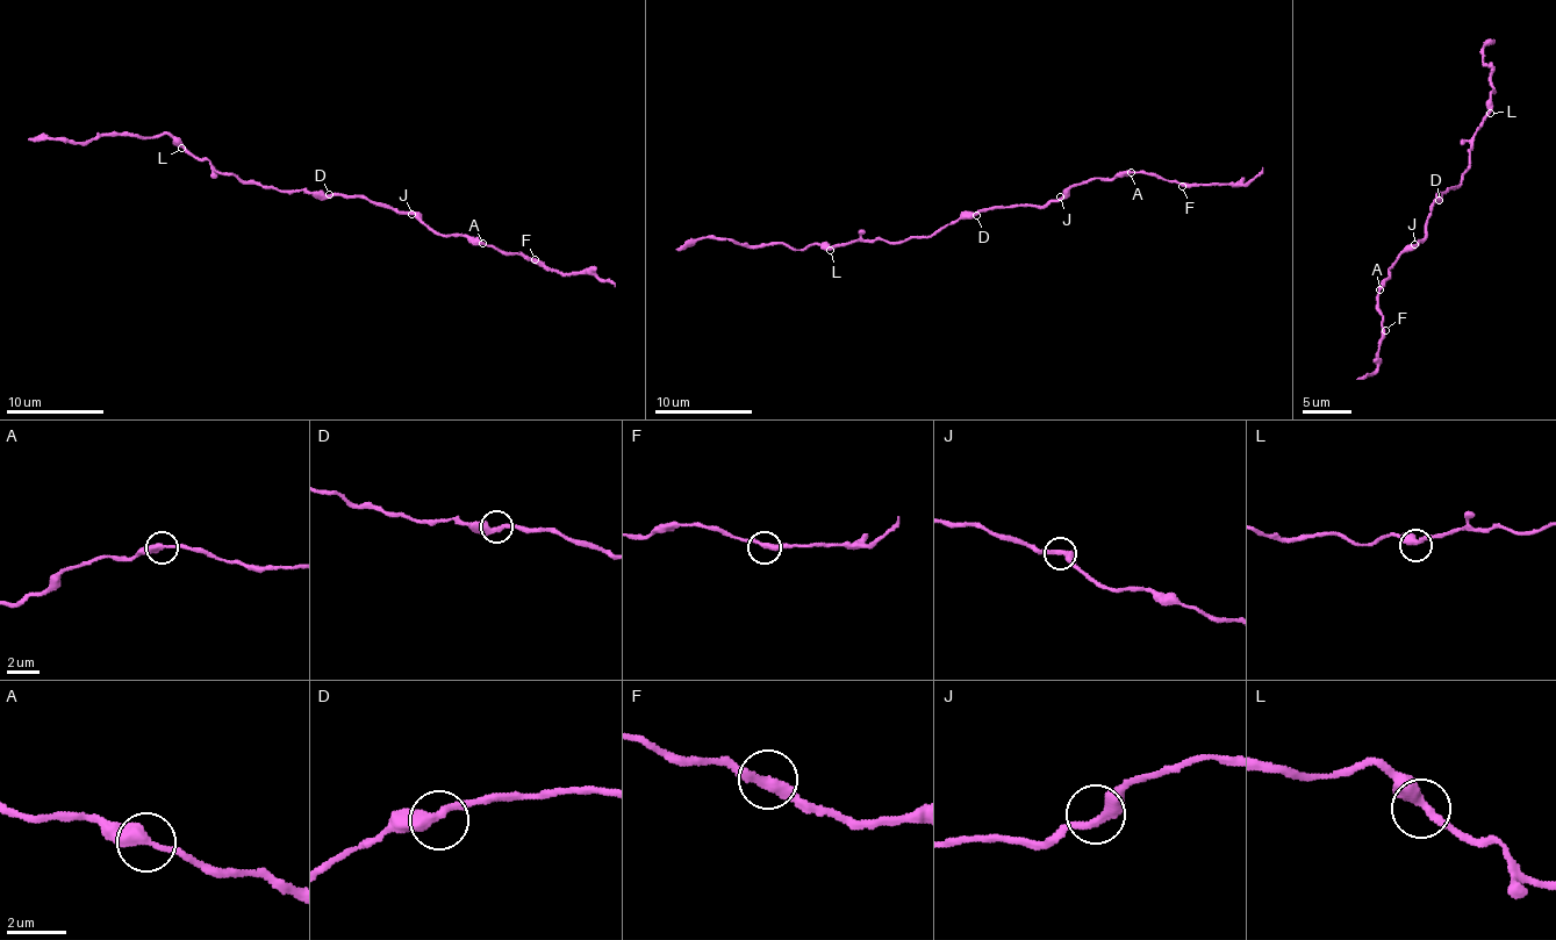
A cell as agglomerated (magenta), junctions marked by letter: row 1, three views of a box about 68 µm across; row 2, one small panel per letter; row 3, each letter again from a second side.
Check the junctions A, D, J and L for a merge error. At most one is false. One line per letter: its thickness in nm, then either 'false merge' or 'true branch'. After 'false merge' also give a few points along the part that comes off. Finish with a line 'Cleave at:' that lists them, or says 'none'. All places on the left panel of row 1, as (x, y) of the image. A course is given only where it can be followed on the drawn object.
A: 360 nm | false merge | (483, 244), (542, 260), (564, 273), (595, 273), (615, 287)
D: 400 nm | true branch
J: 360 nm | true branch
L: 360 nm | true branch
Cleave at: A

